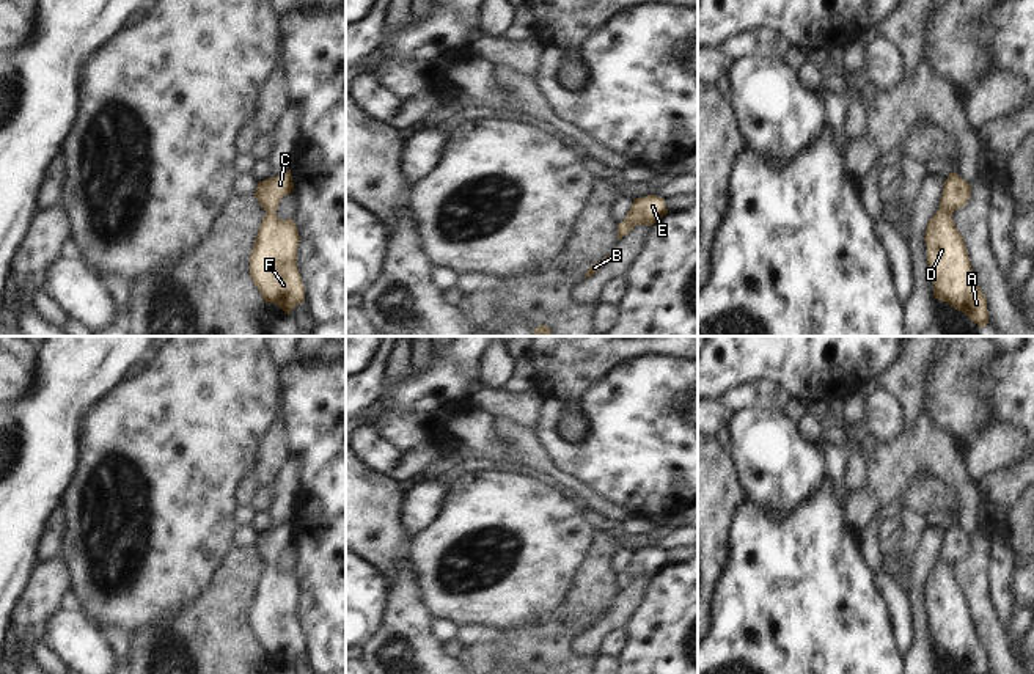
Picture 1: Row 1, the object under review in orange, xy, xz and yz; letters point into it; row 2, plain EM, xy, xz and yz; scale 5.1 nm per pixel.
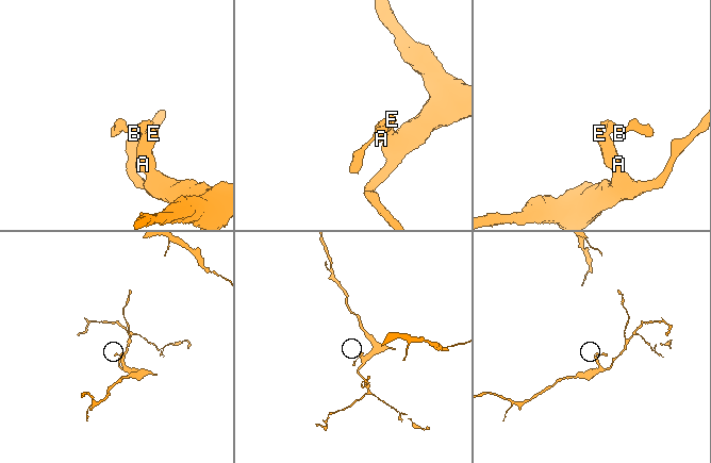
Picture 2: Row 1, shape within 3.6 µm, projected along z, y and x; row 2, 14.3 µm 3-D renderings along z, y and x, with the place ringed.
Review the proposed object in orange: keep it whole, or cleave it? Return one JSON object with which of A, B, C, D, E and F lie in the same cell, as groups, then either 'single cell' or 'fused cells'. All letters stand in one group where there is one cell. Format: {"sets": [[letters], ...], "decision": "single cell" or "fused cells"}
{"sets": [["A", "B", "C", "D", "E", "F"]], "decision": "single cell"}

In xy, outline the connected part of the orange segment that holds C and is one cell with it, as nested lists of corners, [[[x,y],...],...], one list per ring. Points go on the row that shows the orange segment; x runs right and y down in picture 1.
[[[289,170],[258,182],[253,193],[266,215],[250,253],[250,277],[266,303],[278,305],[284,314],[305,302],[305,288],[297,269],[299,231],[292,218],[281,220],[275,212],[281,198],[292,190]]]

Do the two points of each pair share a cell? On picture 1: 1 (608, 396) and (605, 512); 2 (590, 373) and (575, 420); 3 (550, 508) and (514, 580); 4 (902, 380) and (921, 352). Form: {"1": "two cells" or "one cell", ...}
{"1": "two cells", "2": "one cell", "3": "one cell", "4": "one cell"}

